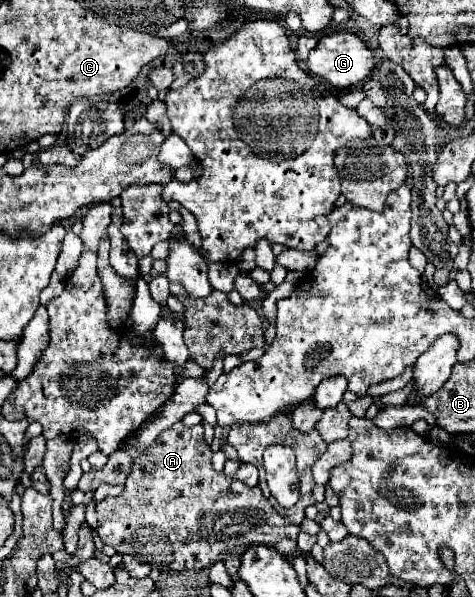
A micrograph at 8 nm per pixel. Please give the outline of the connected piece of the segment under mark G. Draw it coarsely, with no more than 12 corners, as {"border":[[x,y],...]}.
{"border":[[355,34],[321,38],[311,74],[347,90],[371,76],[375,58]]}

